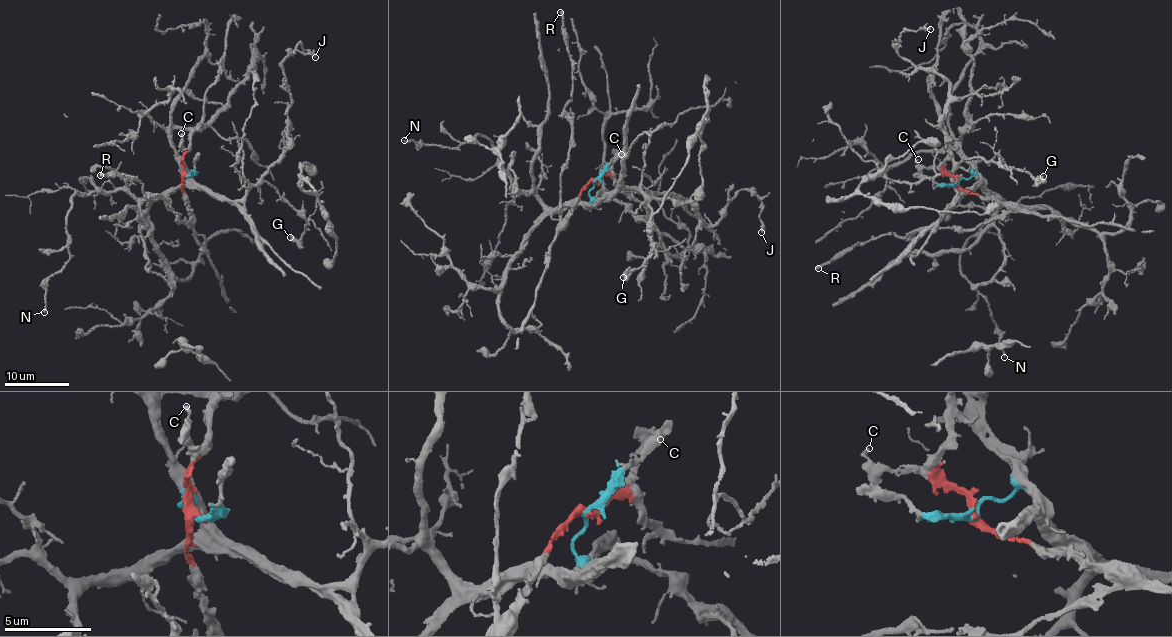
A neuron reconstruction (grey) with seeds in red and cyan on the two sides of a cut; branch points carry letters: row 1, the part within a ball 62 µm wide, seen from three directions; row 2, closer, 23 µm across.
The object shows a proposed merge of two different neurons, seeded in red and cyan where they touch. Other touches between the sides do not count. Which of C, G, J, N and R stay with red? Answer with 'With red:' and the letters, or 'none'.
With red: C, R

